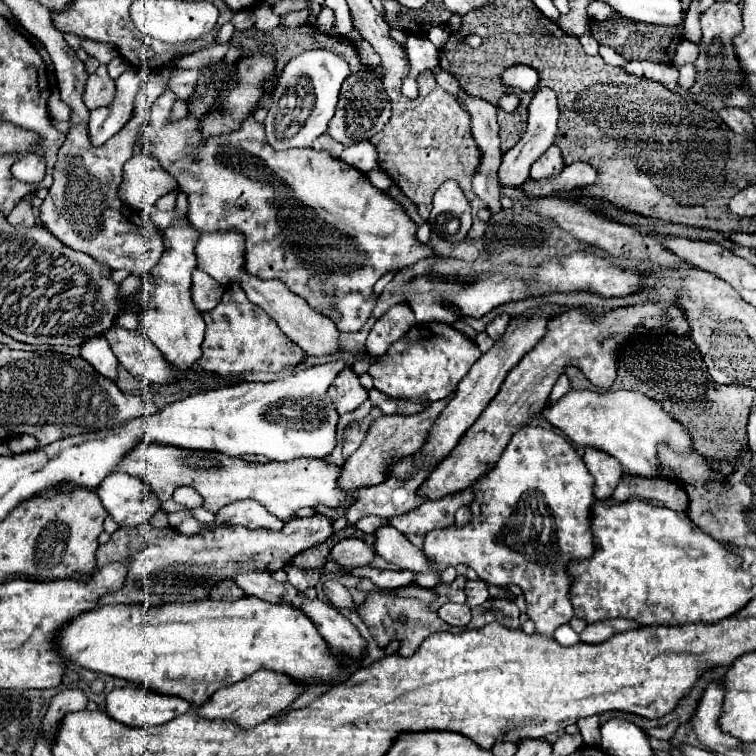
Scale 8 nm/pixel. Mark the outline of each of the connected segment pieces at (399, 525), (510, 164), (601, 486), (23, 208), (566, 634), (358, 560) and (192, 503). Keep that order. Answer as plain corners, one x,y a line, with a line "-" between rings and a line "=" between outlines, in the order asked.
472,488
458,492
454,496
446,496
440,500
428,500
420,508
414,508
406,514
394,516
388,524
400,530
402,534
426,534
436,528
448,528
454,524
454,514
460,506
470,504
=
540,88
538,94
530,102
528,114
530,116
528,116
528,130
526,130
526,134
520,138
520,142
512,150
508,150
502,156
502,164
500,164
500,170
498,170
498,176
500,176
502,184
520,186
522,182
526,182
532,162
538,160
546,152
546,148
550,148
554,144
554,138
556,138
556,132
558,132
558,122
556,122
558,120
558,106
556,106
554,92
548,90
548,88
=
592,446
584,448
584,462
586,462
588,470
592,472
592,476
596,478
594,496
600,498
600,500
610,498
614,488
620,482
622,472
624,472
620,462
616,458
608,456
606,452
602,452
598,448
592,448
=
30,196
18,202
18,206
10,212
8,222
18,224
18,226
28,226
28,228
36,226
36,216
32,214
32,206
30,206
=
568,624
562,626
562,628
558,628
558,630
554,632
554,640
556,640
558,644
562,644
562,646
574,646
574,644
580,642
578,634
576,634
=
342,538
334,544
330,558
344,570
354,570
358,566
370,566
378,554
374,546
360,538
=
186,486
174,490
172,500
178,502
178,504
182,504
188,510
190,508
198,508
202,504
202,496
198,496
198,492
194,492
194,488
186,488

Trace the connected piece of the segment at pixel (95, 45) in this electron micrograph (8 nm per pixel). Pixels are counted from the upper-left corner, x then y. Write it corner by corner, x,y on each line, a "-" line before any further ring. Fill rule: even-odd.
82,40
82,48
90,56
96,56
100,60
100,64
108,64
112,58
118,56
116,46
112,46
112,44
102,44
102,42
94,42
94,40

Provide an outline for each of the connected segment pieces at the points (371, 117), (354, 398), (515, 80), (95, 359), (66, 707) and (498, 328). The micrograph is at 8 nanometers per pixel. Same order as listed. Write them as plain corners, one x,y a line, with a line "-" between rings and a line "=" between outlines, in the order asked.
362,70
362,72
350,74
344,80
342,90
340,90
340,100
336,106
336,114
328,124
328,134
334,140
342,142
344,146
350,146
350,144
368,140
374,134
378,134
386,126
390,114
392,114
392,106
390,106
390,98
388,98
388,92
386,92
382,80
378,78
376,72
=
344,368
336,376
336,380
328,388
328,396
340,416
354,412
360,404
364,404
368,400
366,388
358,382
358,376
350,368
=
514,64
514,66
504,68
504,72
500,74
500,80
504,88
516,90
516,92
532,92
538,88
540,76
534,68
526,64
=
94,336
88,338
82,346
80,346
80,356
86,358
102,376
114,380
116,378
116,366
118,360
110,350
110,344
106,342
104,336
=
68,688
68,690
62,690
58,692
52,702
50,702
50,708
42,720
42,728
44,728
44,734
50,736
54,734
56,726
54,722
62,720
62,716
66,716
68,712
78,712
78,710
84,710
88,704
88,696
80,690
80,688
=
500,314
500,316
496,316
492,322
488,323
486,326
486,332
487,334
490,334
490,338
492,338
492,340
498,340
498,338
504,334
508,320
510,320
510,318
508,318
506,314

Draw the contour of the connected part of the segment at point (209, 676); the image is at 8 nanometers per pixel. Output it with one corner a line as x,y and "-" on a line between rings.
242,596
234,602
218,602
218,600
196,600
196,602
172,602
172,604
160,604
160,606
140,606
140,604
114,604
114,606
100,606
100,608
94,608
94,610
88,610
88,612
82,612
80,616
68,620
54,636
54,648
58,650
58,654
68,662
68,664
74,664
78,668
86,668
86,670
92,670
92,672
100,672
100,674
108,674
108,676
116,676
116,678
122,678
122,680
130,680
130,682
140,682
140,684
146,684
150,686
154,692
160,692
160,694
172,694
172,696
180,696
184,700
188,700
192,706
198,706
198,704
204,704
218,688
222,688
222,684
234,684
238,680
244,680
246,676
258,672
260,668
264,670
276,670
276,672
284,672
286,676
290,676
294,682
310,688
310,686
320,686
320,684
328,684
328,682
334,682
338,680
342,674
346,674
346,666
338,660
338,656
332,654
328,642
320,636
316,624
298,608
298,606
292,606
288,602
278,602
278,604
272,604
272,602
266,602
266,600
260,600
258,596

